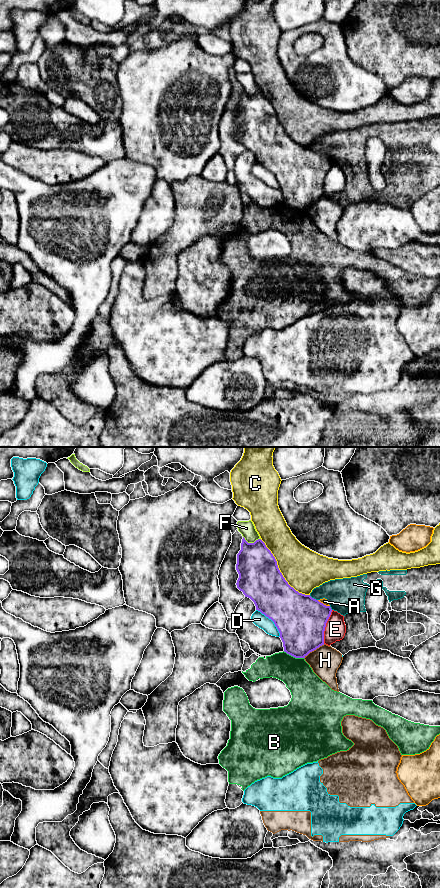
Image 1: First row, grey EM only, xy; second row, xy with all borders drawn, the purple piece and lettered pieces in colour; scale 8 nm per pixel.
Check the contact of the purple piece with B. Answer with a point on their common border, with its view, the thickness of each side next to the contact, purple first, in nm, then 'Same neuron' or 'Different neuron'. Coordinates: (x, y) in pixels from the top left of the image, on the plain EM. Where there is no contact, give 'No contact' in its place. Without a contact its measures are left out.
Touches purple at xy (293, 208). Thickness 360 nm (purple) against 260 nm. Different neuron

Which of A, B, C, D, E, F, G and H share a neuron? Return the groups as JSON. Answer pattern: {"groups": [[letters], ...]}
{"groups": [["A"], ["B"], ["C"], ["D", "H"], ["E"], ["F"], ["G"]]}

